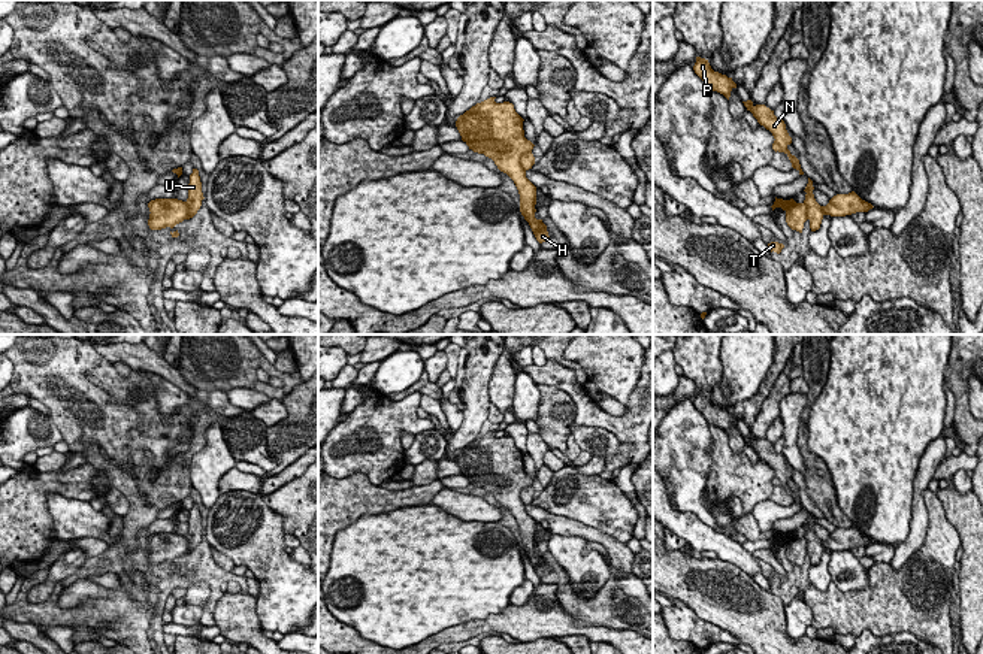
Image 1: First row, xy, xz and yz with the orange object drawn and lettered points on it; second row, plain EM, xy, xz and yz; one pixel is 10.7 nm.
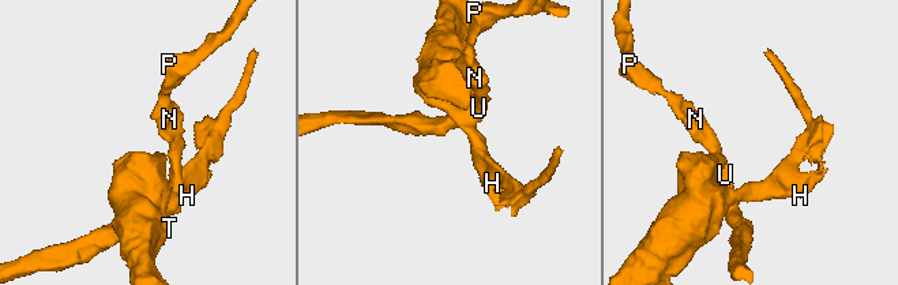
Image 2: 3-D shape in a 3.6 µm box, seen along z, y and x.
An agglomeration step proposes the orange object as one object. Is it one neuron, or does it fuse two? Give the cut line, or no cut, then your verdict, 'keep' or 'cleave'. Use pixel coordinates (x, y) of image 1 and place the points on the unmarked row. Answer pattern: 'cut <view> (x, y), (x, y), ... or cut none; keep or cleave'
cut xz (531, 484), (520, 493), (520, 500), (525, 505); cleave

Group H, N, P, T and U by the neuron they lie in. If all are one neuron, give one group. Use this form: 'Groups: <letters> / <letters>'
Groups: H T / N P U

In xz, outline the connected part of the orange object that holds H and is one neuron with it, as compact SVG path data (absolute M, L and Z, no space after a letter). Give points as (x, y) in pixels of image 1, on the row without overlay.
M490 432L477 437L456 455L462 475L474 487L492 493L497 503L506 508L520 529L520 546L529 557L539 578L550 573L547 560L535 552L536 521L526 512L520 499L523 488L533 484L533 478L524 472L523 452L509 436L496 437Z

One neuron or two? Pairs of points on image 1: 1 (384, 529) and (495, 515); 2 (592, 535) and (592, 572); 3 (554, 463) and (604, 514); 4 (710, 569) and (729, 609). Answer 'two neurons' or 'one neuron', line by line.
1: two neurons
2: two neurons
3: two neurons
4: one neuron

